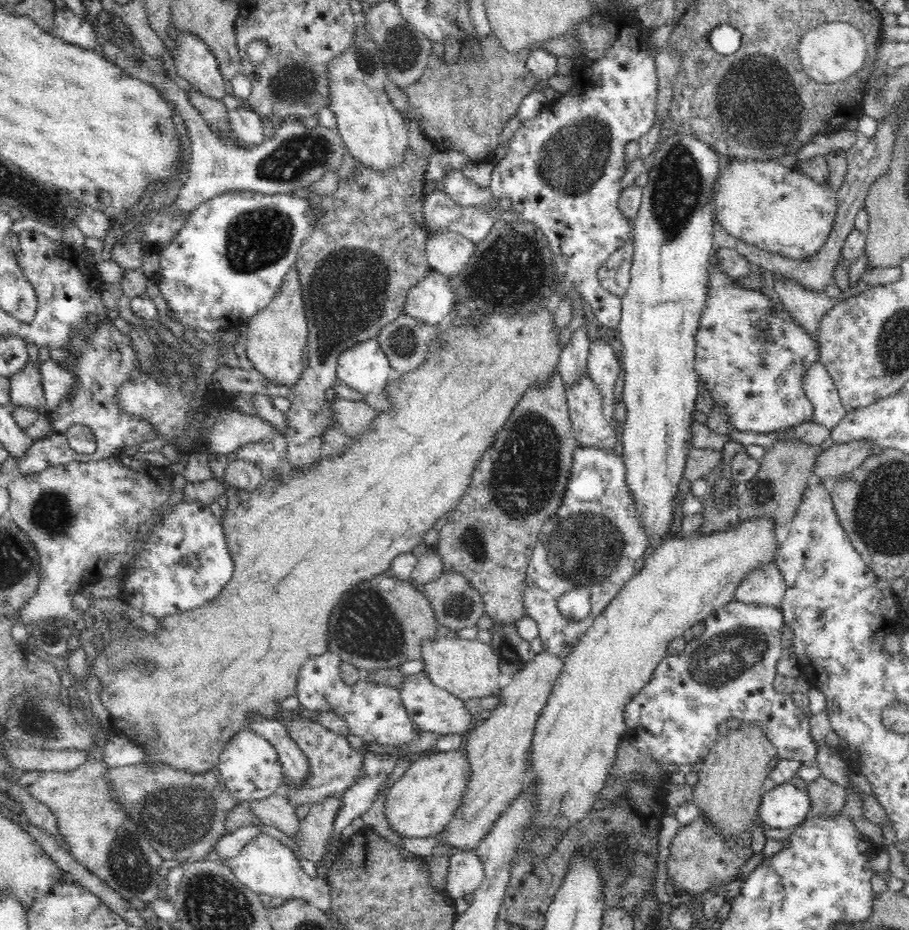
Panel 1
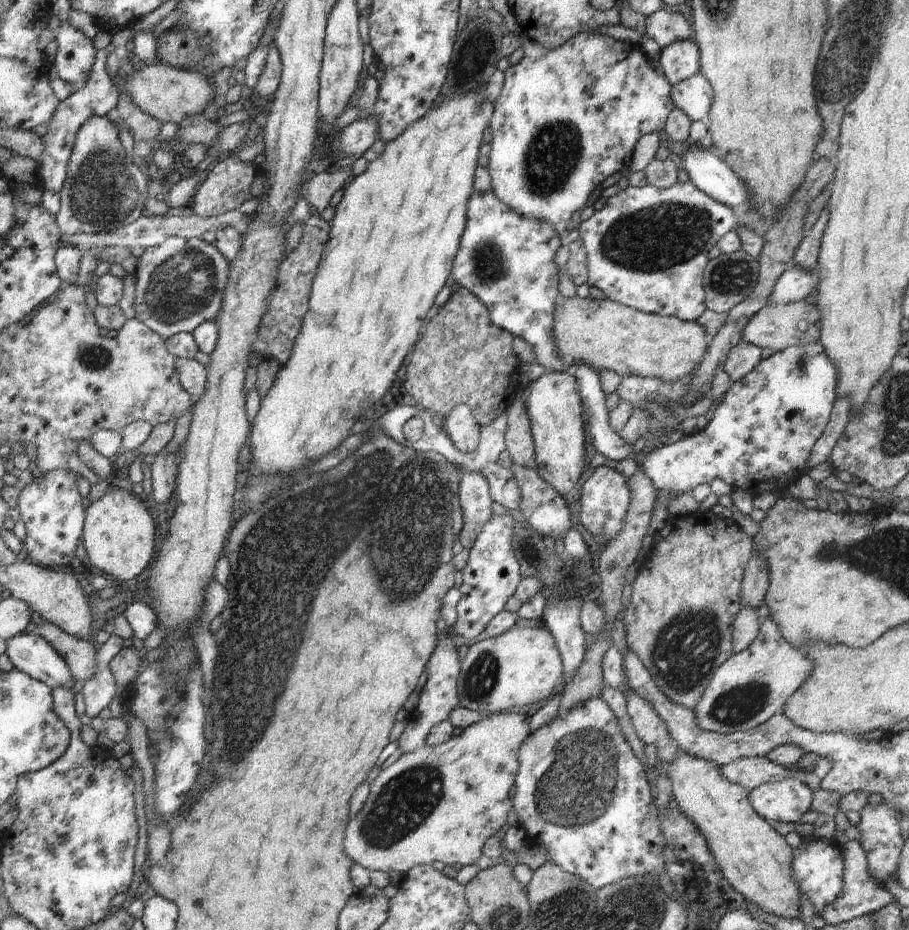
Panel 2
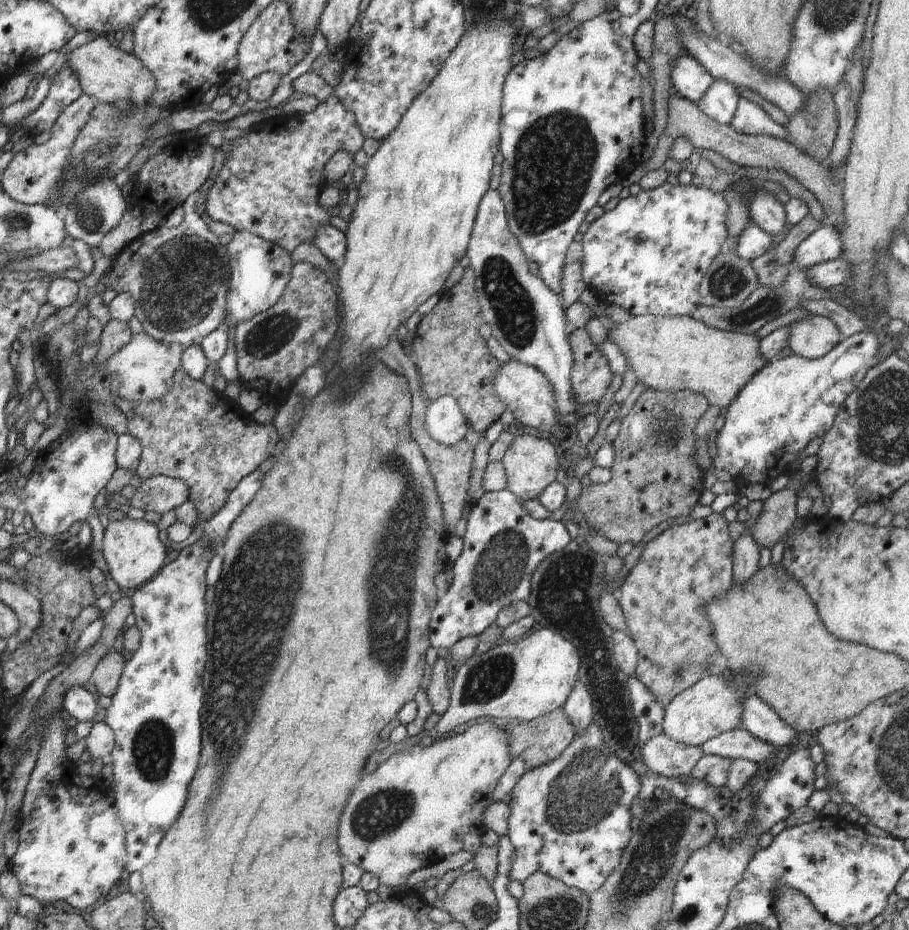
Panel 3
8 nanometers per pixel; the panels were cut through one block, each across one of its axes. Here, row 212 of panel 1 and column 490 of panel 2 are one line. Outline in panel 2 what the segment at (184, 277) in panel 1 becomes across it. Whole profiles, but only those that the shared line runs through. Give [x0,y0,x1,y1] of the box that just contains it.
[451,191,570,373]

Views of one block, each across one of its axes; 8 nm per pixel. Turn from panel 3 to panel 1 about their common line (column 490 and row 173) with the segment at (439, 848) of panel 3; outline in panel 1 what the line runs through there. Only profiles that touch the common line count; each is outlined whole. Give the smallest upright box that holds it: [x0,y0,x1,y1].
[714,159,836,259]

